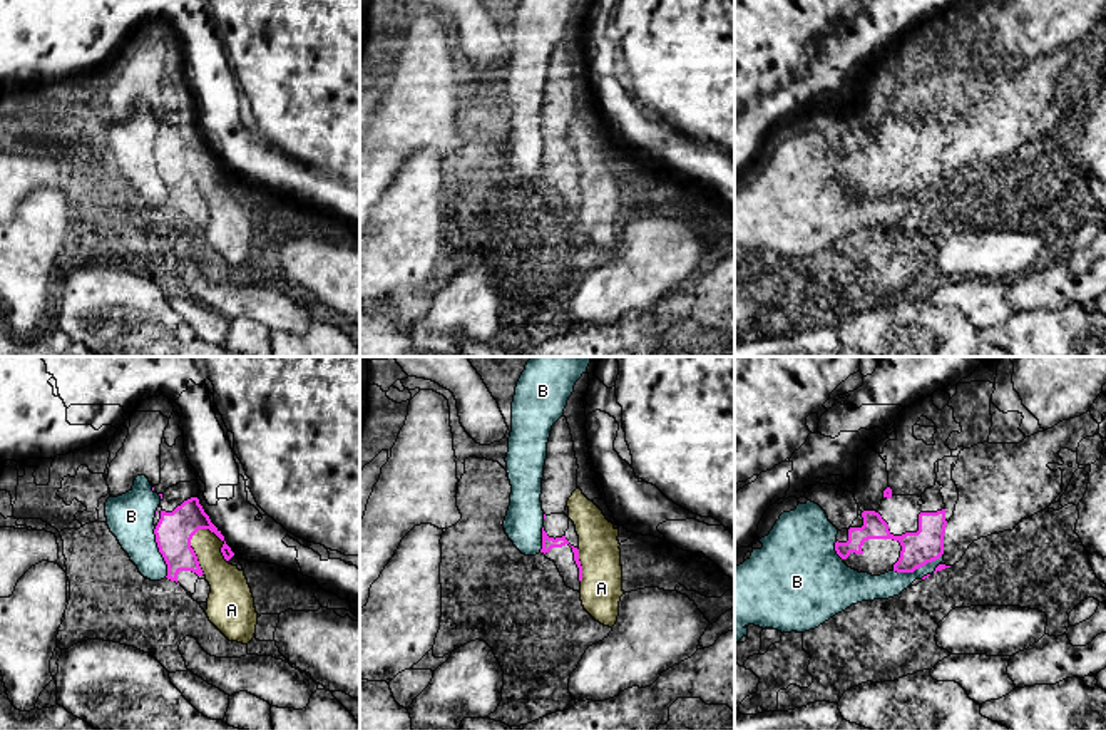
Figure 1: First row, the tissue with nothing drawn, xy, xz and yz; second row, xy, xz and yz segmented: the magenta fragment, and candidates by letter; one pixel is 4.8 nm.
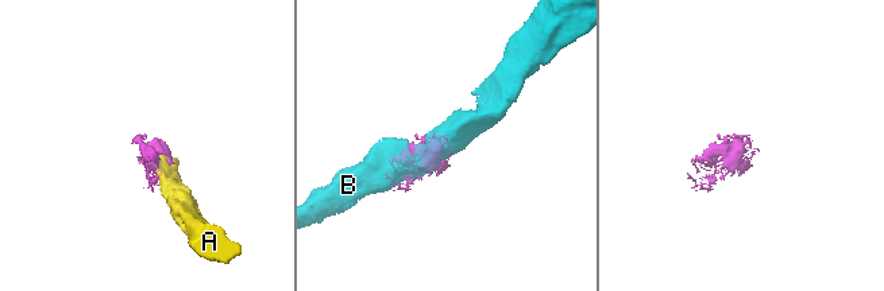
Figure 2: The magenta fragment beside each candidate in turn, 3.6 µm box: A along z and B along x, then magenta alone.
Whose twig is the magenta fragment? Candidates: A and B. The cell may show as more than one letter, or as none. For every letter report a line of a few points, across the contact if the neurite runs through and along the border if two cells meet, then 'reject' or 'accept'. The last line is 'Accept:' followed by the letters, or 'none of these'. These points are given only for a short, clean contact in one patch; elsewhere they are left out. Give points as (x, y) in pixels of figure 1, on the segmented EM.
A: line xy (208, 528), (201, 528), (191, 539), (191, 548), (203, 573); reject
B: reject
Accept: none of these

